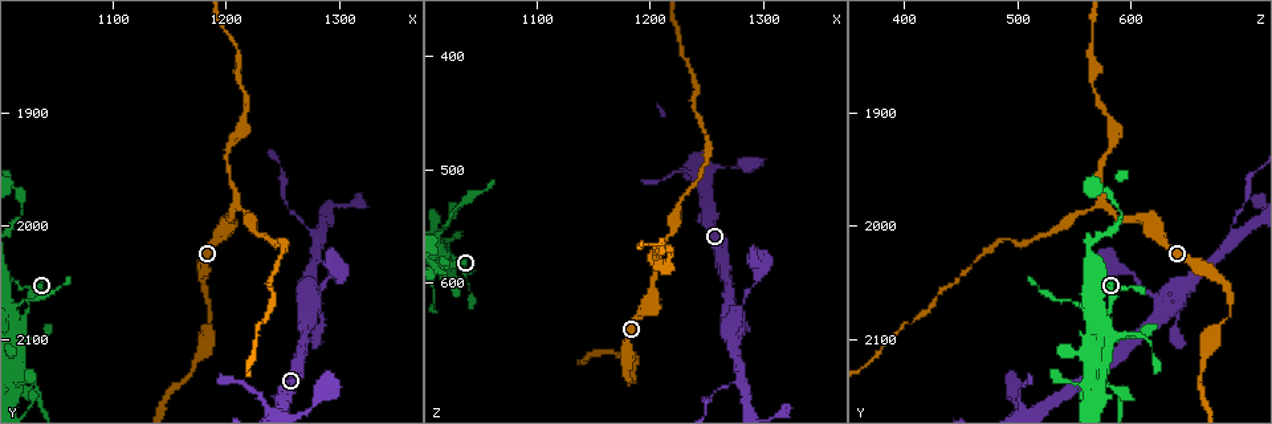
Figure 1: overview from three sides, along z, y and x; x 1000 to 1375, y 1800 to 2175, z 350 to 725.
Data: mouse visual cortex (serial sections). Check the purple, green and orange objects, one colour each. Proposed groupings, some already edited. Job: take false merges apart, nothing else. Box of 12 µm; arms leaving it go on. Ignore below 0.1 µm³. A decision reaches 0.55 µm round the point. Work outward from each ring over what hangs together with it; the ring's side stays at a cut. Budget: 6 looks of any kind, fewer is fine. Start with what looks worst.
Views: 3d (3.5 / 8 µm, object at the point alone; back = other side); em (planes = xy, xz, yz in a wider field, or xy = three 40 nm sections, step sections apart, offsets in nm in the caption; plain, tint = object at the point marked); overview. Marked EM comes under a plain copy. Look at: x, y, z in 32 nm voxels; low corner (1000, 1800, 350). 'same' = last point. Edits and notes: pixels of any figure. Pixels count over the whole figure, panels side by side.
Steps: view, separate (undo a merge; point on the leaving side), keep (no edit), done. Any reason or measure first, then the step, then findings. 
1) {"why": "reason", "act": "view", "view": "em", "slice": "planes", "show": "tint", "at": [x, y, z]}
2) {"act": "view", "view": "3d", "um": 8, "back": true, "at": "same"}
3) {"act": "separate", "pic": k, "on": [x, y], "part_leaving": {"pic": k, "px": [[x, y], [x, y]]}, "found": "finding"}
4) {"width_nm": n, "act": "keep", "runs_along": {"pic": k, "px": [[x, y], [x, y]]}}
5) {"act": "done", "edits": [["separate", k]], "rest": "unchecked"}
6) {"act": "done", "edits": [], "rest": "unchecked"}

{"why": "arms part here", "act": "view", "view": "3d", "um": 8, "at": [1210, 1982, 576]}

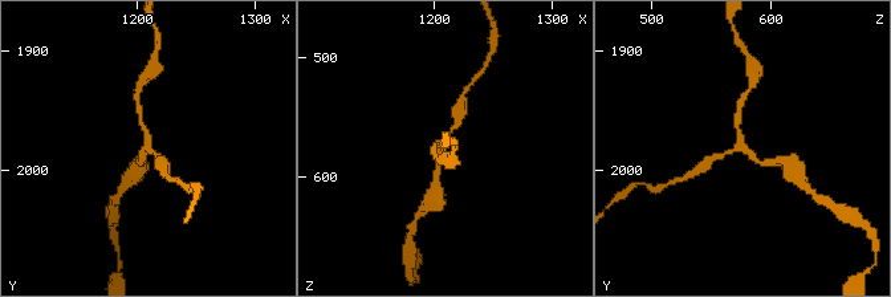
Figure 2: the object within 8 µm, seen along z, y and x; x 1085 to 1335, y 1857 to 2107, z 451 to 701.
{"act": "view", "view": "3d", "um": 3.5, "at": [1206, 1982, 578]}

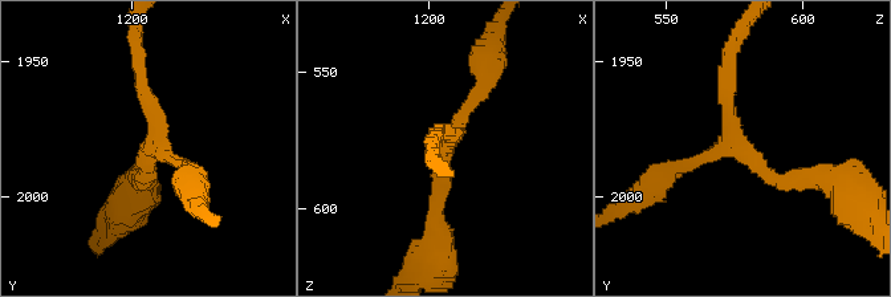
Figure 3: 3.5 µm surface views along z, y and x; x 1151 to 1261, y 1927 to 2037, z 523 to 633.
{"arm_widths_nm": [200, 200, 200], "act": "keep", "runs_along": {"pic": 3, "px": [[438, 216], [446, 145], [483, 70]]}, "found": "all the same cell"}

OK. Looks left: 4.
{"why": "two arms in line, one across", "act": "view", "view": "3d", "um": 3.5, "at": [1028, 2140, 580]}

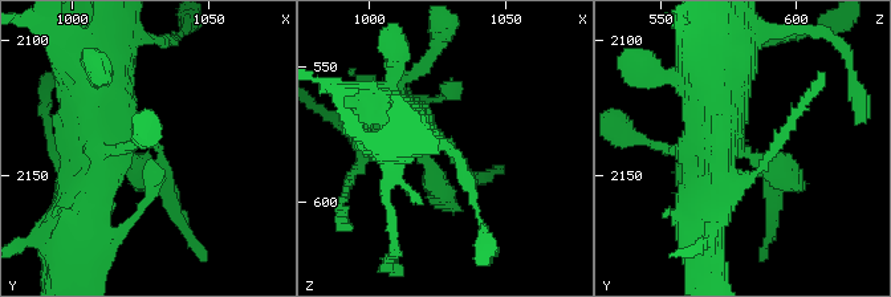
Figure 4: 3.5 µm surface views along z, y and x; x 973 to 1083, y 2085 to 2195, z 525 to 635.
{"act": "view", "view": "em", "slice": "xy", "step": 1, "show": "tint", "at": "same"}

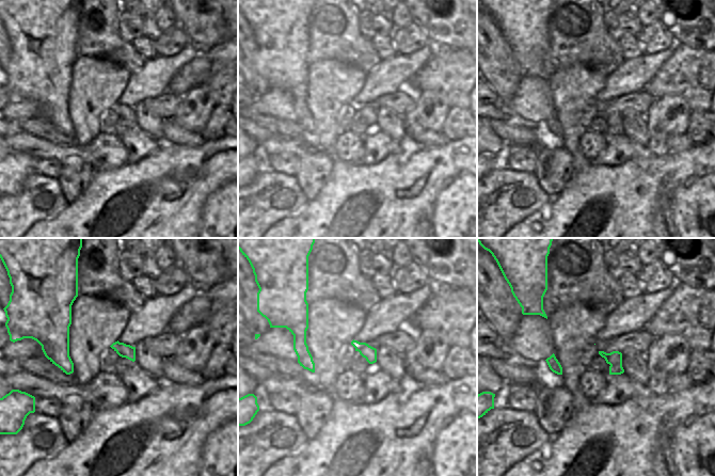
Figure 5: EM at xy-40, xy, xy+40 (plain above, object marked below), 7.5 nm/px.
{"act": "keep", "runs_along": {"pic": 4, "px": [[110, 86], [175, 212]]}, "found": "all the same cell"}

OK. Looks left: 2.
{"why": "three arms meet", "act": "view", "view": "3d", "um": 3.5, "at": [1282, 2012, 688]}

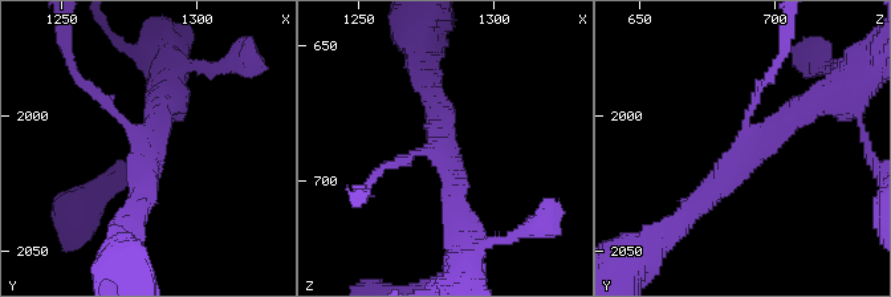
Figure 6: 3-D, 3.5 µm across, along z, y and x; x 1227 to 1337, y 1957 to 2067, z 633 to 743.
{"arms": 3, "arm_widths_nm": [150, 300, 300], "act": "view", "view": "em", "slice": "xy", "step": 2, "show": "tint", "at": [1281, 2014, 689]}

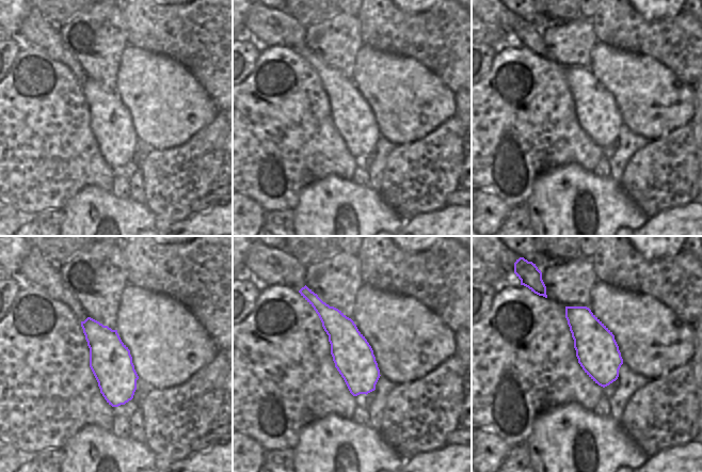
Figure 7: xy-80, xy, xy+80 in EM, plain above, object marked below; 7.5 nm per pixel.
{"act": "keep", "runs_along": {"pic": 6, "px": [[684, 218], [745, 153], [814, 104]]}, "found": "one cell here"}

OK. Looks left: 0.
{"act": "done", "edits": [], "rest": "unchecked"}

